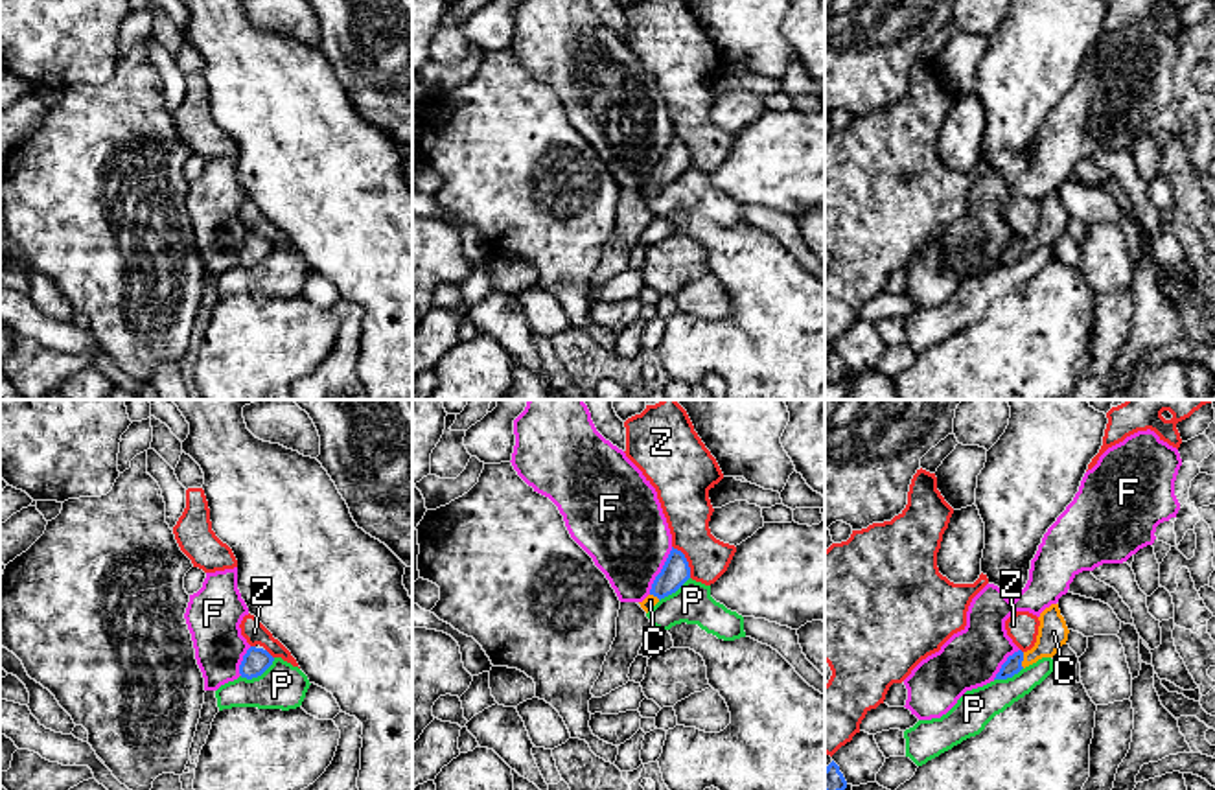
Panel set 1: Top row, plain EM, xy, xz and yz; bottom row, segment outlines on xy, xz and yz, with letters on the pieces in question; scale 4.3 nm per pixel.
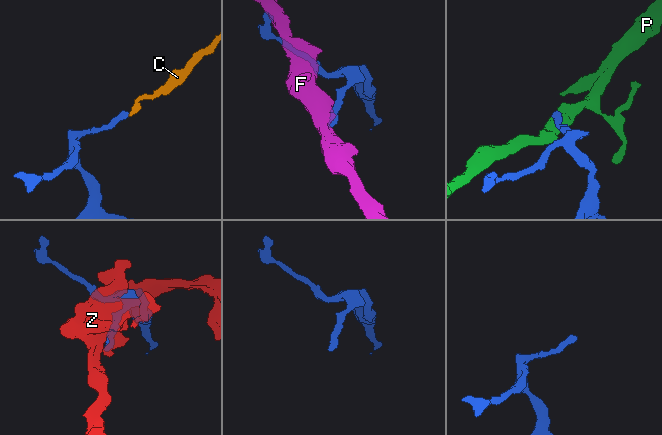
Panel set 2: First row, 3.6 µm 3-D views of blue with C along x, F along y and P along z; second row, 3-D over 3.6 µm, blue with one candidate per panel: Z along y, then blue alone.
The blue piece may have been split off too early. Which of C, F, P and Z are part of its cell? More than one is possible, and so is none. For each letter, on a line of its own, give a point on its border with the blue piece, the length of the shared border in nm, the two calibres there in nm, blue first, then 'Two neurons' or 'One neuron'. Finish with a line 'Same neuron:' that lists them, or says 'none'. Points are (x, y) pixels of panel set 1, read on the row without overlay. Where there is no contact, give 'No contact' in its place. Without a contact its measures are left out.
C: Touches blue at yz (1022, 247). Shared border 70 nm. Thickness 80 nm (blue) against 130 nm. One neuron
F: Touches blue at xz (661, 159). Shared border 240 nm. Thickness 120 nm (blue) against 380 nm. Two neurons
P: Touches blue at xy (258, 262). Shared border 180 nm. Thickness 110 nm (blue) against 200 nm. Two neurons
Z: Touches blue at xz (685, 148). Shared border 170 nm. Thickness 120 nm (blue) against 220 nm. Two neurons
Same neuron: C

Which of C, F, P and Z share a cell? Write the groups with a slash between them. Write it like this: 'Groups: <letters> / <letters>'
Groups: C / F / P / Z

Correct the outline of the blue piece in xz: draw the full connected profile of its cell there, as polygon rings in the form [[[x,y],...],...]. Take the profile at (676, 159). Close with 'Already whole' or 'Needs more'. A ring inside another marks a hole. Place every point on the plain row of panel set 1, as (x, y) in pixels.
[[[672,134],[661,160],[655,164],[650,182],[639,190],[648,201],[661,186],[676,180],[690,166],[690,155],[685,142]]]. Needs more

